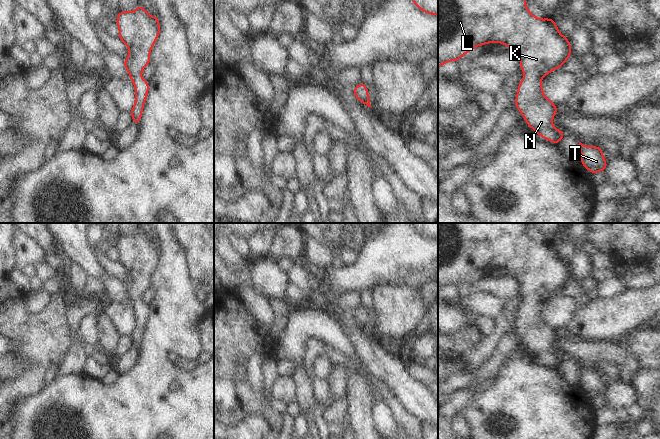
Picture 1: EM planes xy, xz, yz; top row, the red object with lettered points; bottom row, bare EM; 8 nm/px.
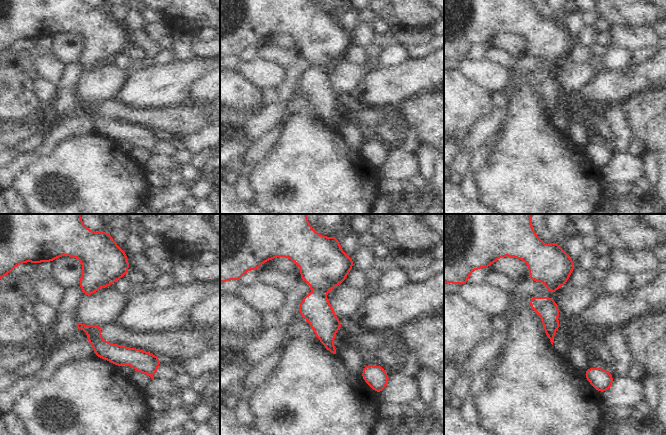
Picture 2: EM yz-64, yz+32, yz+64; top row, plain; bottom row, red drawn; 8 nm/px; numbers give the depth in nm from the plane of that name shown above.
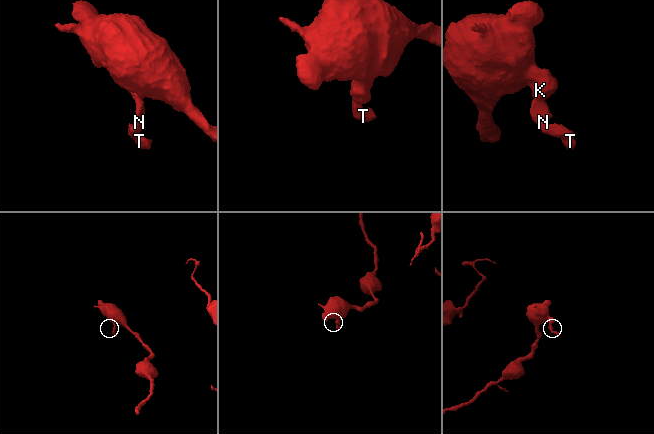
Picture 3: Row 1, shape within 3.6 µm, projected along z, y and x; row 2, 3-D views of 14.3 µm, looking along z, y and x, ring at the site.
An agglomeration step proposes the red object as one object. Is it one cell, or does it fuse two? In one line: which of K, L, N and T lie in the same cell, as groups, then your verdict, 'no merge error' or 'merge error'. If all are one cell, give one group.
K L N T; no merge error

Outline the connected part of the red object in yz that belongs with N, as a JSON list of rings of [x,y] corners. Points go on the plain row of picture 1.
[[[438,223],[438,291],[450,285],[458,285],[477,270],[487,267],[502,267],[508,270],[520,284],[520,294],[525,301],[521,303],[515,330],[526,344],[527,349],[540,361],[559,368],[566,357],[553,350],[553,341],[559,334],[554,327],[544,320],[541,304],[552,295],[559,293],[571,280],[571,268],[563,260],[550,242],[539,243],[527,232],[525,223]]]

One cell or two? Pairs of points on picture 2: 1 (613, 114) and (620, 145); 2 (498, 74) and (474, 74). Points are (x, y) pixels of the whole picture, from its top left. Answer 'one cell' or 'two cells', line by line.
1: one cell
2: one cell

